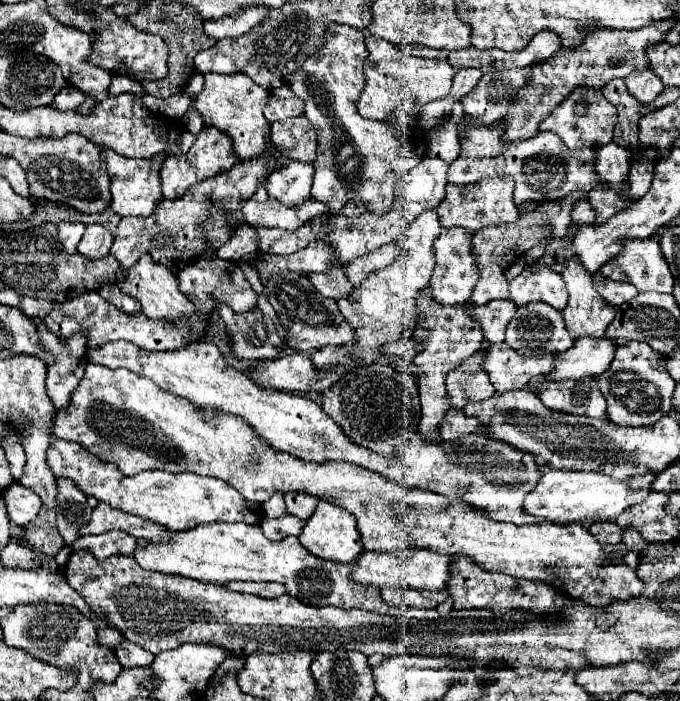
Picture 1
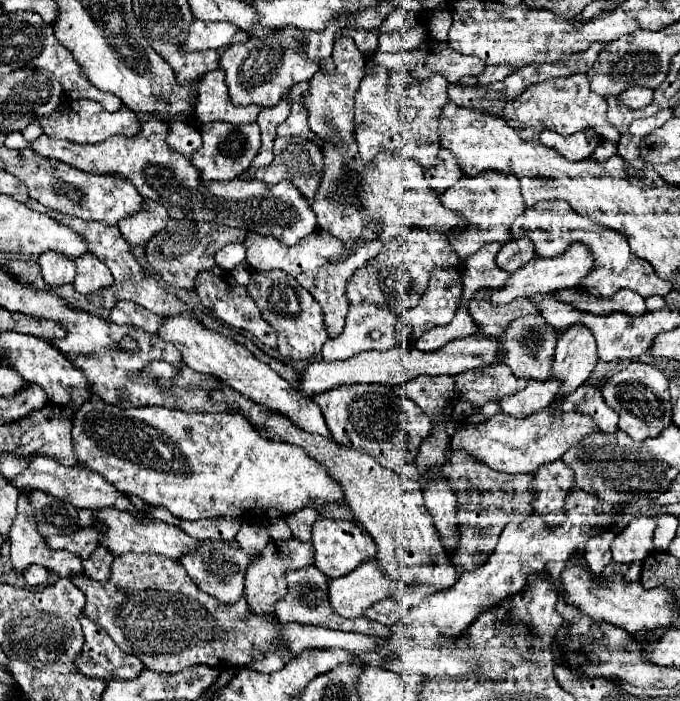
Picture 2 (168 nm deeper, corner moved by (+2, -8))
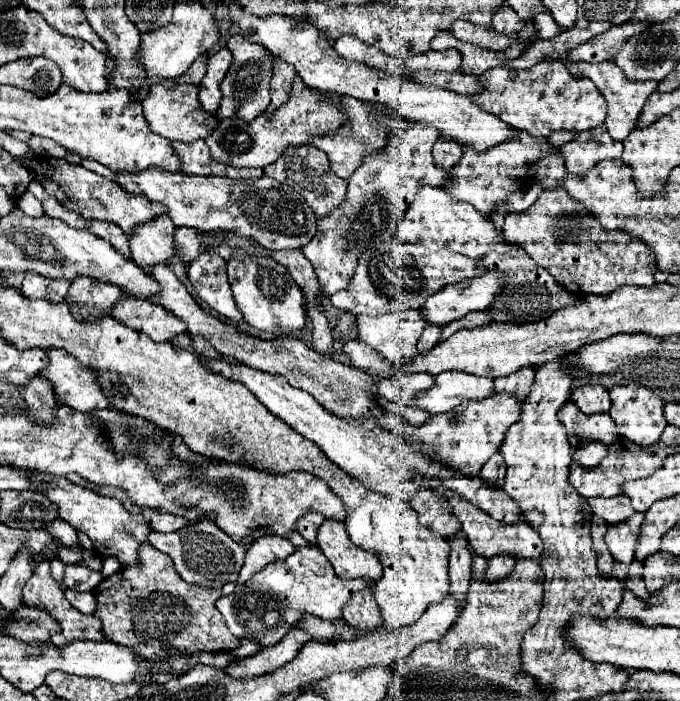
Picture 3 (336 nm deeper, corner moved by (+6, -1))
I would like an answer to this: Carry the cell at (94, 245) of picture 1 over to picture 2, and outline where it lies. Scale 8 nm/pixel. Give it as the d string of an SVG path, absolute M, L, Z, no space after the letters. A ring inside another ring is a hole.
M90 255L90 257L78 257L76 261L76 281L74 281L74 289L78 293L90 295L96 293L100 289L106 289L114 283L110 269L106 269L106 265Z

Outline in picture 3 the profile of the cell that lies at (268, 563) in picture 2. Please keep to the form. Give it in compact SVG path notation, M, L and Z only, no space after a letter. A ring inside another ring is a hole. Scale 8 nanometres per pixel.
M304 546L296 548L294 554L290 554L286 560L266 564L258 574L252 576L252 580L246 582L244 590L240 590L238 586L236 588L238 592L222 596L218 600L218 610L234 636L260 642L262 646L274 646L290 632L290 628L306 612L322 620L340 618L346 602L364 588L366 588L364 578L354 580L336 578L322 550L318 546Z

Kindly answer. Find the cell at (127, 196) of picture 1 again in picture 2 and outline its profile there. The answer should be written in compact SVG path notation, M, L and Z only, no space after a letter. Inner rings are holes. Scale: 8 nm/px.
M146 201L146 209L142 209L142 213L126 217L126 221L120 221L118 227L130 245L144 245L158 231L162 231L166 223L168 223L166 209L162 209L162 205L158 205L156 201Z

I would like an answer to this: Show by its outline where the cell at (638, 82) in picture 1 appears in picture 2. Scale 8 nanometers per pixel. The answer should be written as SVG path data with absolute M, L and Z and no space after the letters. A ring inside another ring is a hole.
M638 85L628 87L626 91L622 91L618 95L618 103L624 105L624 107L628 107L628 109L642 109L642 107L650 105L652 99L654 99L654 91L646 89L646 87L638 89Z

